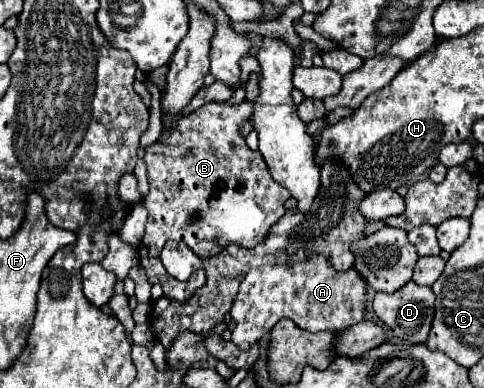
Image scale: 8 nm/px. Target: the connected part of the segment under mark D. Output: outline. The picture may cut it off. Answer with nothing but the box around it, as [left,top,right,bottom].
[373,280,435,344]

